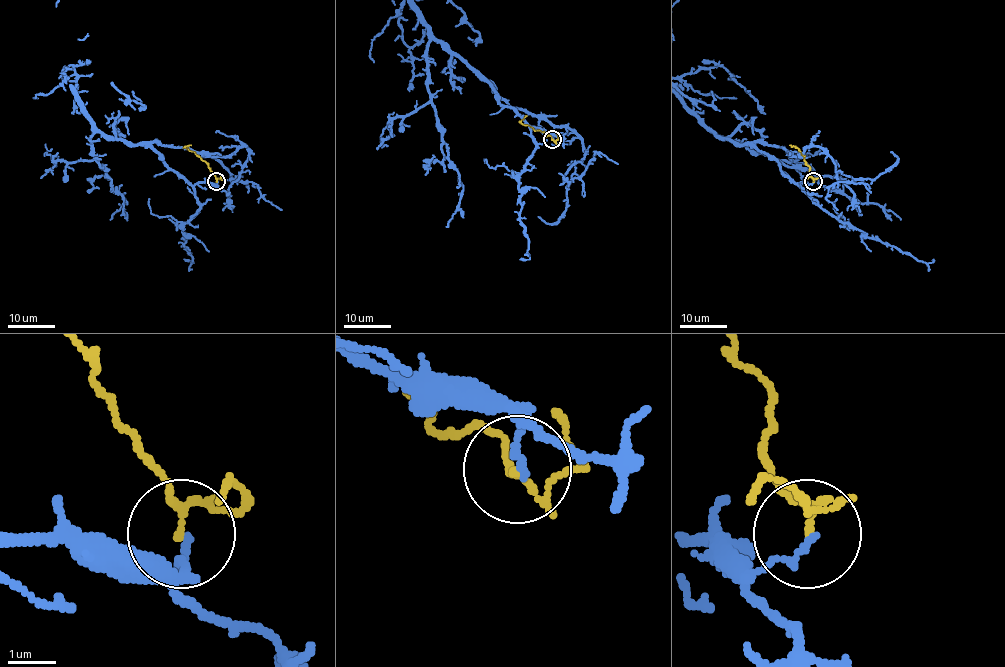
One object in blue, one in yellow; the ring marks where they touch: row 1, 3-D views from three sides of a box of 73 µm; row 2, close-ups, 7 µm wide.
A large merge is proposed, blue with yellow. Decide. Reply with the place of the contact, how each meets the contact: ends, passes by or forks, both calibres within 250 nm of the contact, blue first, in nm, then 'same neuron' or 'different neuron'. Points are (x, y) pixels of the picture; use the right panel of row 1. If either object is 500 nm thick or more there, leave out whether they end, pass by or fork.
(813, 181) | blue ends | yellow passes by | 140/120 nm | different neuron

